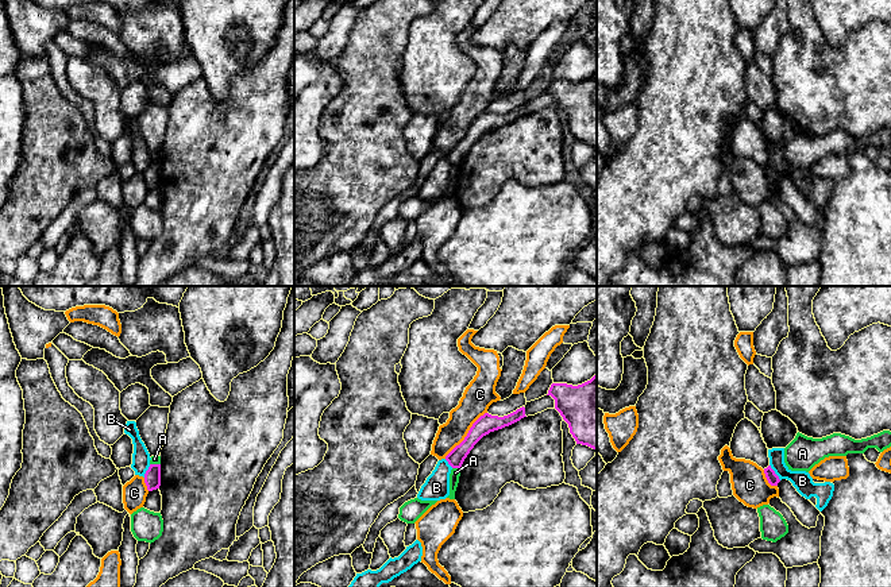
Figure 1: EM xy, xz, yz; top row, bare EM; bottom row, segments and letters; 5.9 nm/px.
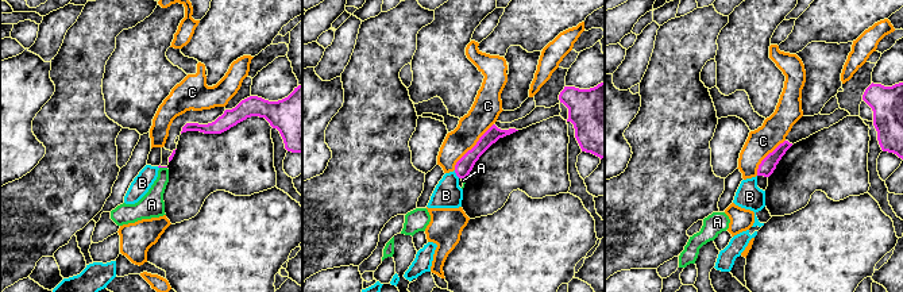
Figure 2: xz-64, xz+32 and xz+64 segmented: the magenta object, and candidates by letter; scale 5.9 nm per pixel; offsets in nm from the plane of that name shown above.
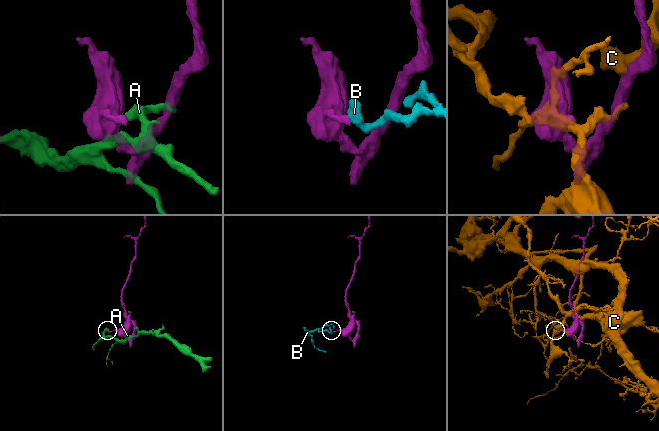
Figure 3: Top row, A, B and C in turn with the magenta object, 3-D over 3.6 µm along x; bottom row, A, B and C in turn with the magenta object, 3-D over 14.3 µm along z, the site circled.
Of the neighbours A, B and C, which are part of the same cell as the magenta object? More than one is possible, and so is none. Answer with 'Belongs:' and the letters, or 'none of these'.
Belongs: none of these

